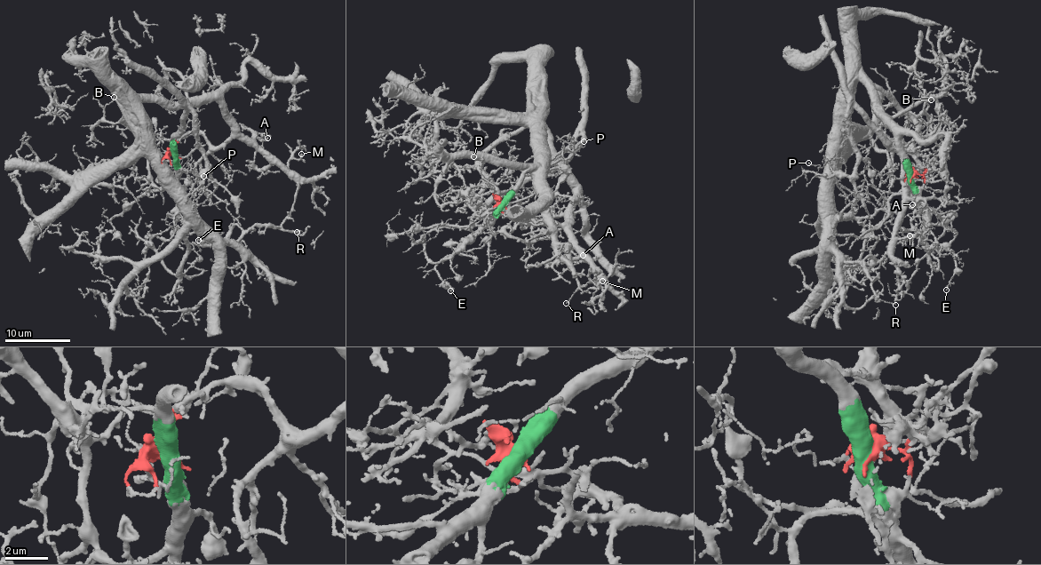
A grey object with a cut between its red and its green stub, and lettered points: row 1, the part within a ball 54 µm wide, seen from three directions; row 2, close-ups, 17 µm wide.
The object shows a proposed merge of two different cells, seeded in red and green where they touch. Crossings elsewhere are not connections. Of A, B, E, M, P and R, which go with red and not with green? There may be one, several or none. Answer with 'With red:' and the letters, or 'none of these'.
With red: A, B, M, R

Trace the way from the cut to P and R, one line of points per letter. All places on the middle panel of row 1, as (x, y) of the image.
P: (504, 204), (514, 191), (580, 135), (582, 139), (564, 166), (562, 177), (565, 175), (561, 153), (584, 140)
R: (503, 203), (481, 195), (481, 160), (535, 107), (532, 166), (548, 233), (577, 287), (566, 303)

